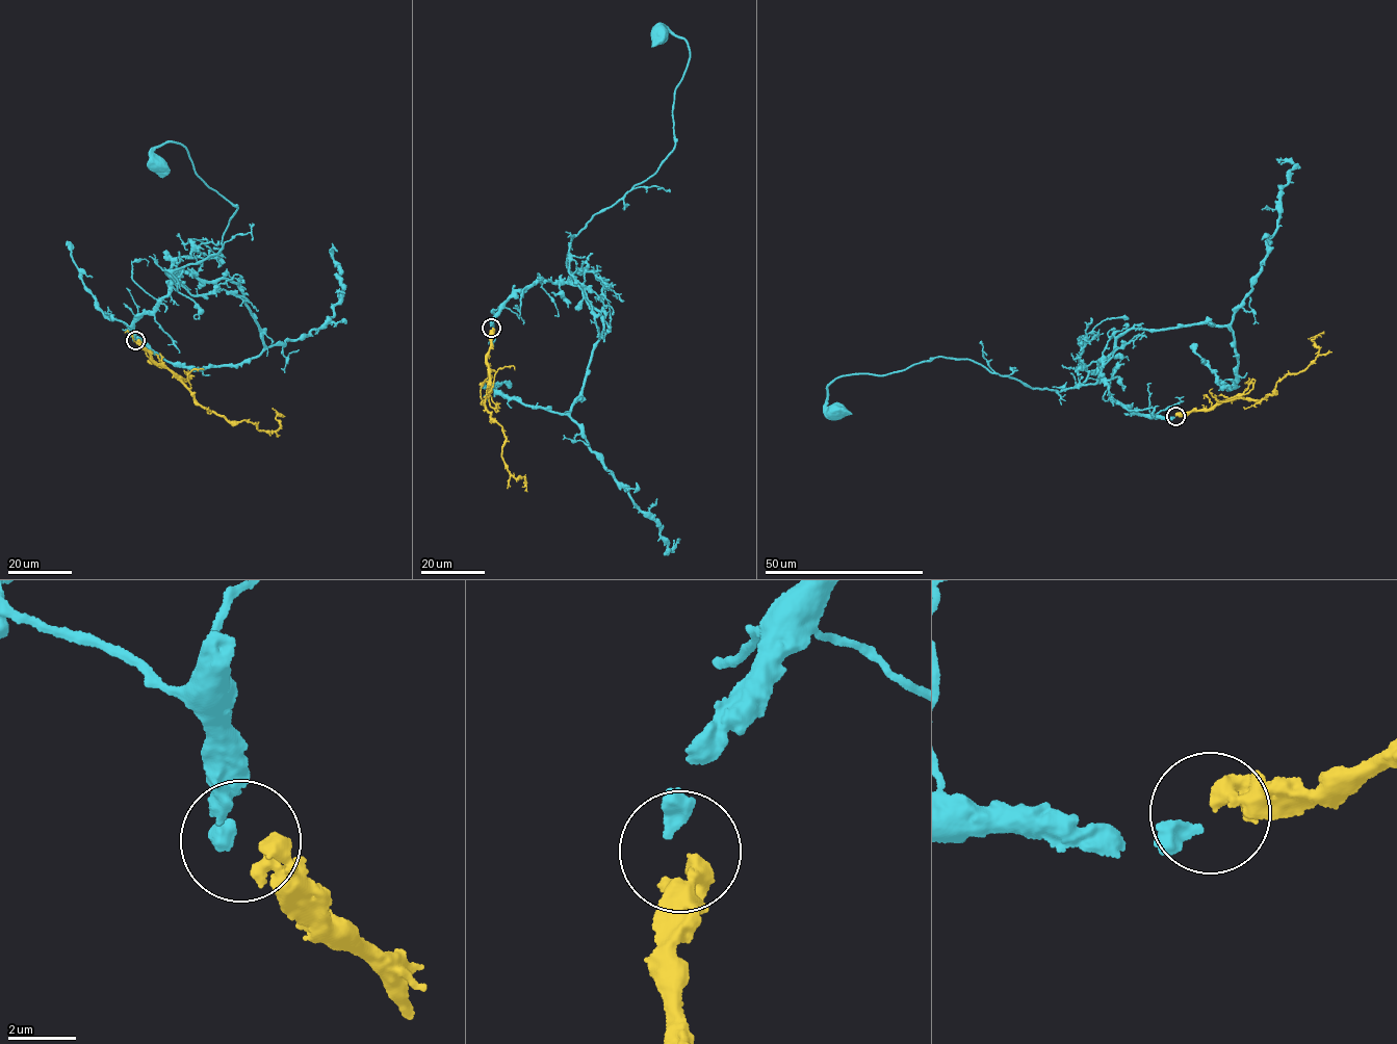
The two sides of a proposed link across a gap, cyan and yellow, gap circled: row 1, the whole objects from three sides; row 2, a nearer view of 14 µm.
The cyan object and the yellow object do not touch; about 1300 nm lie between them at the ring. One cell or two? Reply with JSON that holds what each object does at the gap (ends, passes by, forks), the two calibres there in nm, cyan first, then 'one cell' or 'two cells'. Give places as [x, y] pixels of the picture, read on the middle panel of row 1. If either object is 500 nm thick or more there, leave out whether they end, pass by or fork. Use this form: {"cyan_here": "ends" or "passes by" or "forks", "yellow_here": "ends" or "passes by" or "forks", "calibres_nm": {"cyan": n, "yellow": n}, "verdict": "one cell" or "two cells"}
{"calibres_nm": {"cyan": 380, "yellow": 600}, "verdict": "one cell"}

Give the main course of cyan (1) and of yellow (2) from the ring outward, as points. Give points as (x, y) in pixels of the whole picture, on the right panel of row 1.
1: (1174, 417), (1132, 412), (1094, 371), (1059, 392), (939, 357), (832, 380), (831, 411)
2: (1175, 415), (1239, 396), (1260, 400), (1273, 394), (1277, 381), (1313, 363), (1315, 336), (1308, 338)

